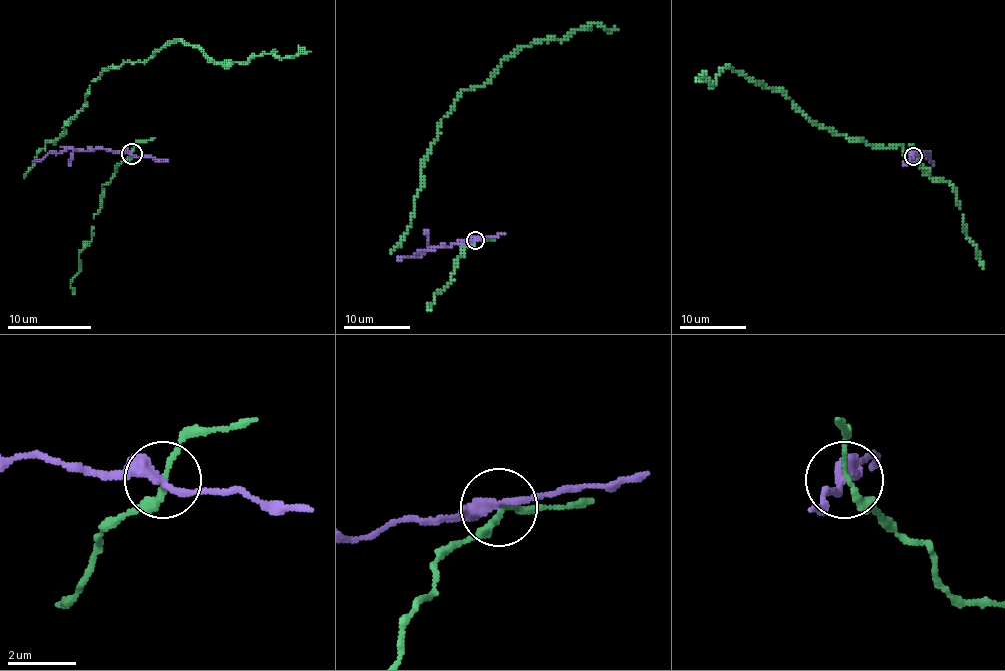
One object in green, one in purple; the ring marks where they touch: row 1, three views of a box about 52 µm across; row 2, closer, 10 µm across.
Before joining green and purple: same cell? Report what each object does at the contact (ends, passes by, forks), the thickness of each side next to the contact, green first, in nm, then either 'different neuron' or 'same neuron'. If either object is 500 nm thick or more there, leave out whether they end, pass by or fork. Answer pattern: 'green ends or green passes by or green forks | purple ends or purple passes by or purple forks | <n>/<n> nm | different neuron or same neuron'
green passes by | purple passes by | 140/320 nm | different neuron

